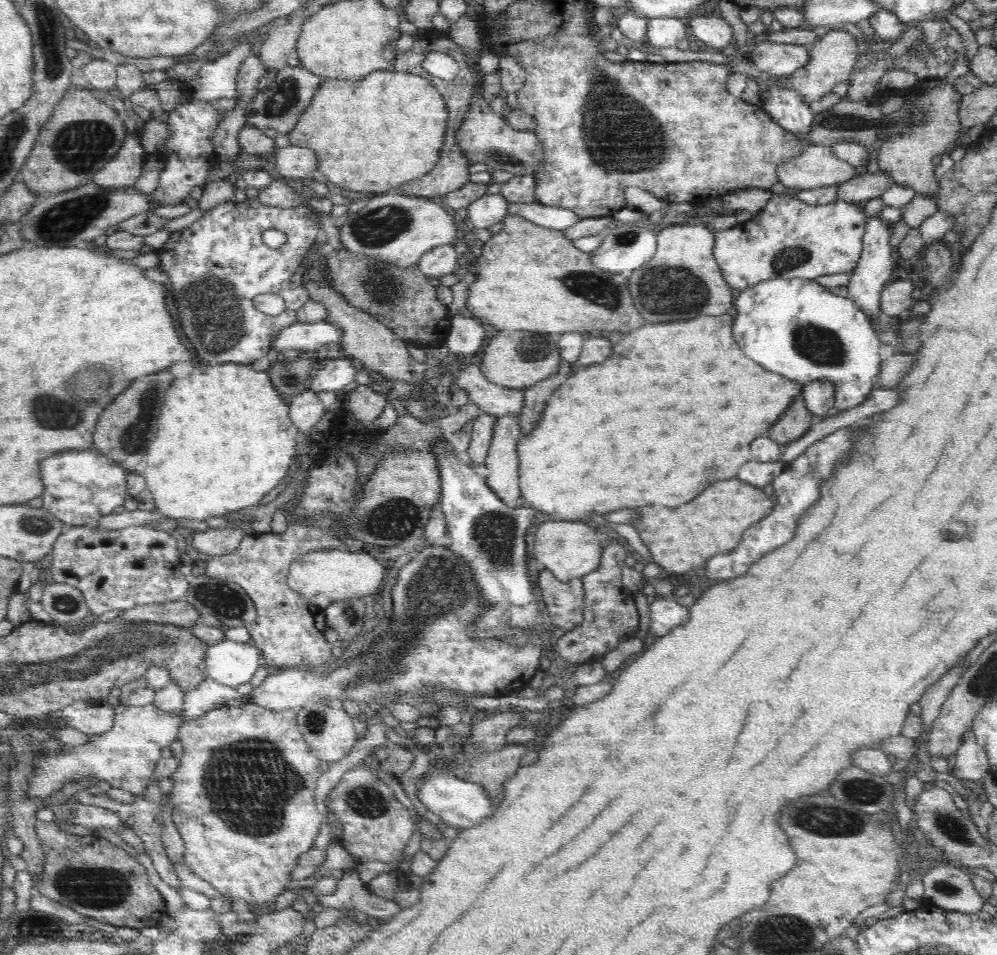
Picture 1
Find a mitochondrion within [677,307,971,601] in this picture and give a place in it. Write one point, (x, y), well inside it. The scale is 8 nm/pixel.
(820, 345)

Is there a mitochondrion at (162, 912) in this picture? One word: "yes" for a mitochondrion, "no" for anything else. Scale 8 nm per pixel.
no

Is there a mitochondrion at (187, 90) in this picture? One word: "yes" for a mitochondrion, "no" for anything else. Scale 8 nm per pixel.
no

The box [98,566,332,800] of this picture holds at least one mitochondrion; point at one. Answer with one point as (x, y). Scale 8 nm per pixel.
(225, 601)

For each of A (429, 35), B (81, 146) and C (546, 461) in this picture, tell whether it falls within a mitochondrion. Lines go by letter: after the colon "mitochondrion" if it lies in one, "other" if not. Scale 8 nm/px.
A: other
B: mitochondrion
C: other

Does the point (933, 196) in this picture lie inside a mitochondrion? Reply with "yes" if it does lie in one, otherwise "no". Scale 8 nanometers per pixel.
no

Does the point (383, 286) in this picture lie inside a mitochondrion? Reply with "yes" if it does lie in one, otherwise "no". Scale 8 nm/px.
yes

